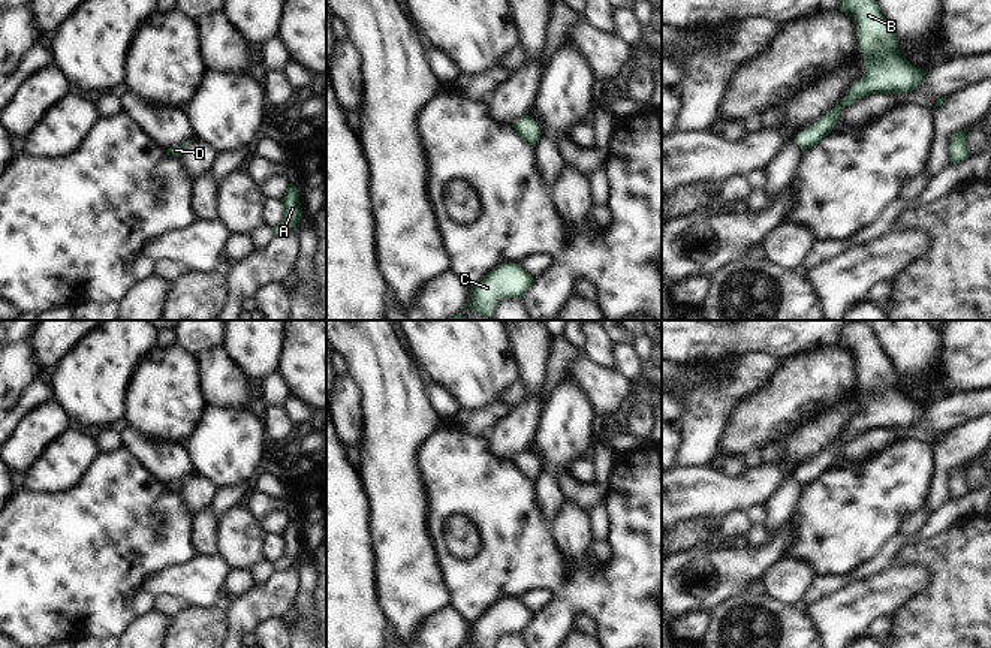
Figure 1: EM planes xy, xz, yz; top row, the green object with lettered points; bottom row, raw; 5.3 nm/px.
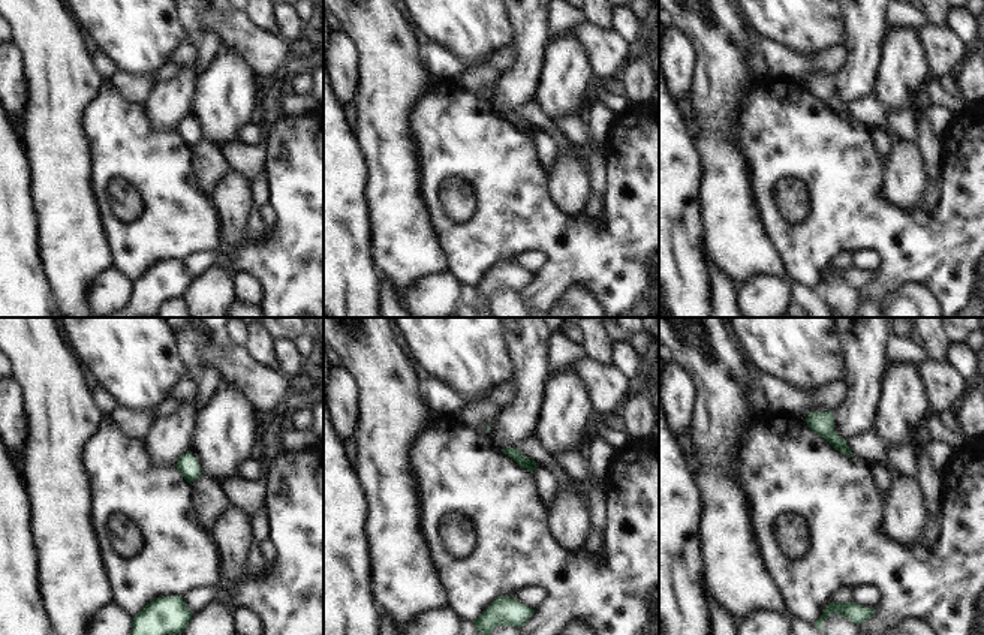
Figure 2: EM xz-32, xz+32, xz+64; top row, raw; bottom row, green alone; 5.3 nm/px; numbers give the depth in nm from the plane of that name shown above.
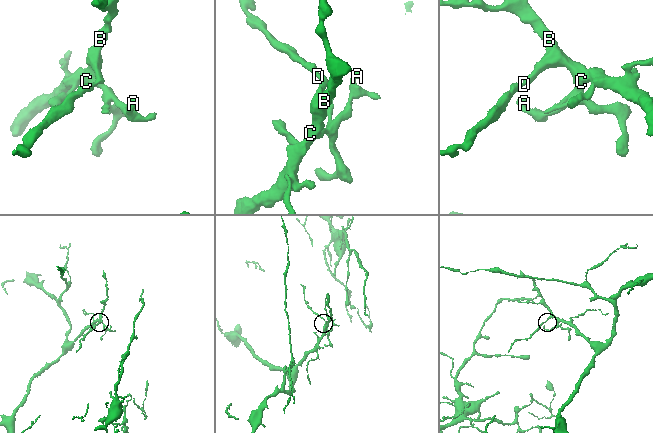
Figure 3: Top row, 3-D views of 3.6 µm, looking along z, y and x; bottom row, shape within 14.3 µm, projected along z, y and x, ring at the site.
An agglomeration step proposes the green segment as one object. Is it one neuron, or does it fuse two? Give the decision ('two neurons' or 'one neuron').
one neuron

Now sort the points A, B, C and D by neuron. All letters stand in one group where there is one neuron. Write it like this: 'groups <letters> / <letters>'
groups A B C D

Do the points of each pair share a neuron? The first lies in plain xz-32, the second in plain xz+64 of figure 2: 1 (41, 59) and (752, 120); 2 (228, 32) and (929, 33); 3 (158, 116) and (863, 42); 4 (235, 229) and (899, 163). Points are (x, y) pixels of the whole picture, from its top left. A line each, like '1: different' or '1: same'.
1: different
2: same
3: same
4: same

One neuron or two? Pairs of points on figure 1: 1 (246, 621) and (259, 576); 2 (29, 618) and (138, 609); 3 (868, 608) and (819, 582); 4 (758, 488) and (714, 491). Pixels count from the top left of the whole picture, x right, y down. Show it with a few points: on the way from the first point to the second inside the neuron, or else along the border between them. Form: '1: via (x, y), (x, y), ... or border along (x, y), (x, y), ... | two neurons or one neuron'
1: border along (274, 572), (255, 585) | two neurons
2: border along (130, 609), (135, 617) | two neurons
3: border along (852, 579), (845, 587), (809, 606) | two neurons
4: via (747, 490), (725, 491) | one neuron

